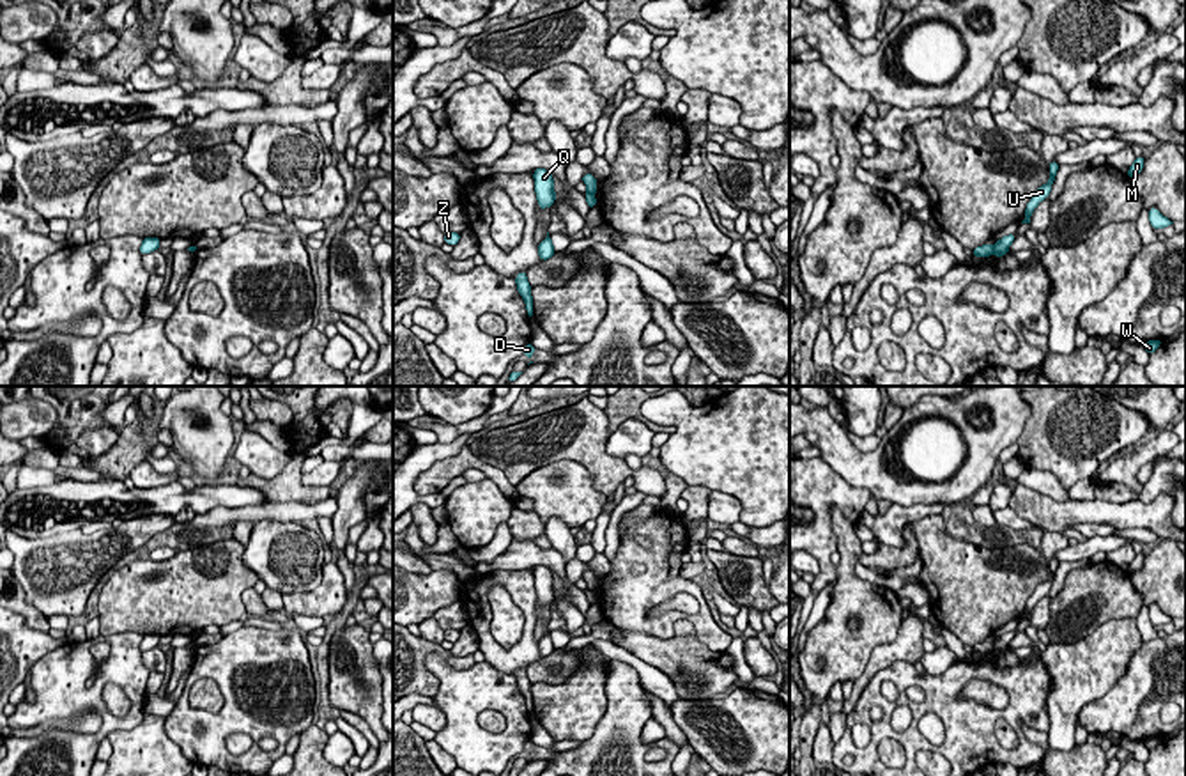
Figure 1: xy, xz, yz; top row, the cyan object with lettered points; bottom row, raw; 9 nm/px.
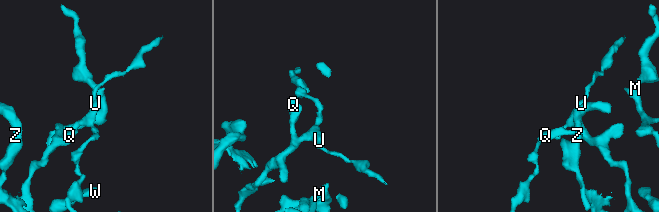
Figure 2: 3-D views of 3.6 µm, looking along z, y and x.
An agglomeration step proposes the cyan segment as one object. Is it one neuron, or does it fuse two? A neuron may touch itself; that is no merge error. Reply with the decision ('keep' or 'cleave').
cleave

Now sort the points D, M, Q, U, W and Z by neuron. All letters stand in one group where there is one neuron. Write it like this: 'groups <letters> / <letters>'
groups D M Z / Q U W

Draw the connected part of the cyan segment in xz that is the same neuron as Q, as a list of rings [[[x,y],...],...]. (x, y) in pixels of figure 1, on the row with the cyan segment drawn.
[[[536,168],[533,172],[535,177],[535,191],[536,191],[536,198],[538,198],[538,207],[545,209],[554,206],[554,179],[552,174],[545,168]]]

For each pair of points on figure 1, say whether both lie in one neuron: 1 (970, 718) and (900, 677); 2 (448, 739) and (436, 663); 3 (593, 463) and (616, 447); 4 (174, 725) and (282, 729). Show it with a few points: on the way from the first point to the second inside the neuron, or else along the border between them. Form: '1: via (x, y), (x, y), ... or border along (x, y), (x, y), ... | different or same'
1: via (953, 709), (926, 682), (917, 681) | same
2: via (455, 720), (455, 686), (452, 682) | same
3: border along (609, 434), (606, 450), (623, 461) | different
4: via (200, 720), (255, 720) | same

